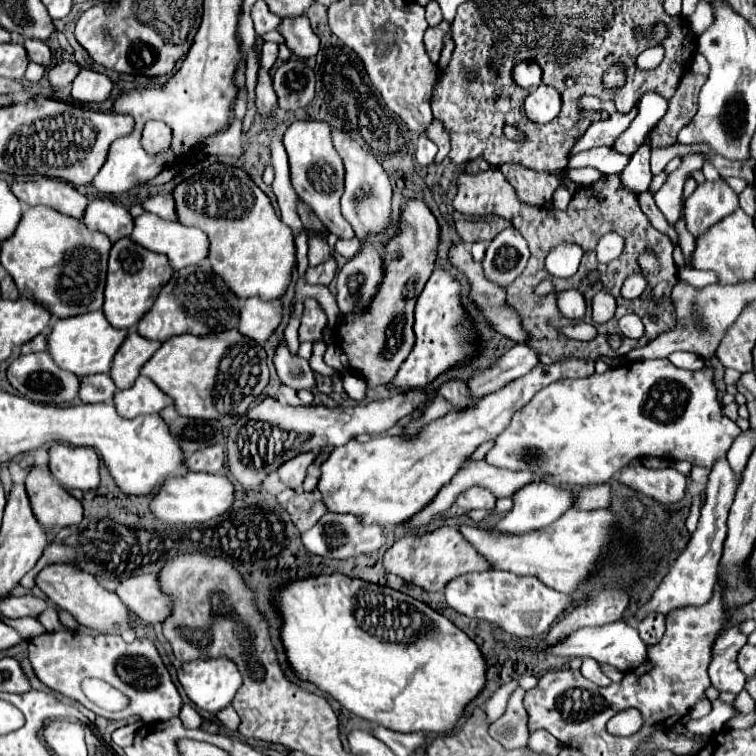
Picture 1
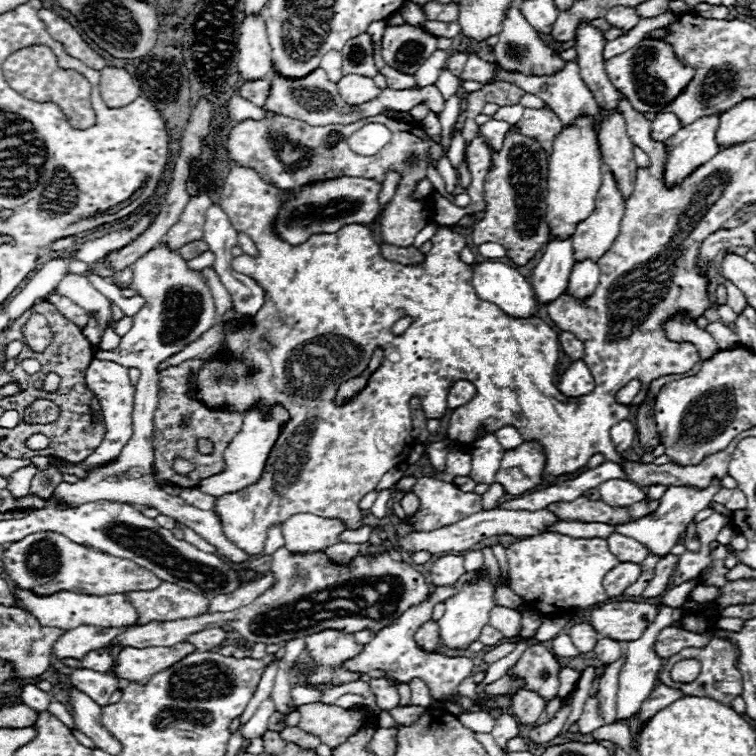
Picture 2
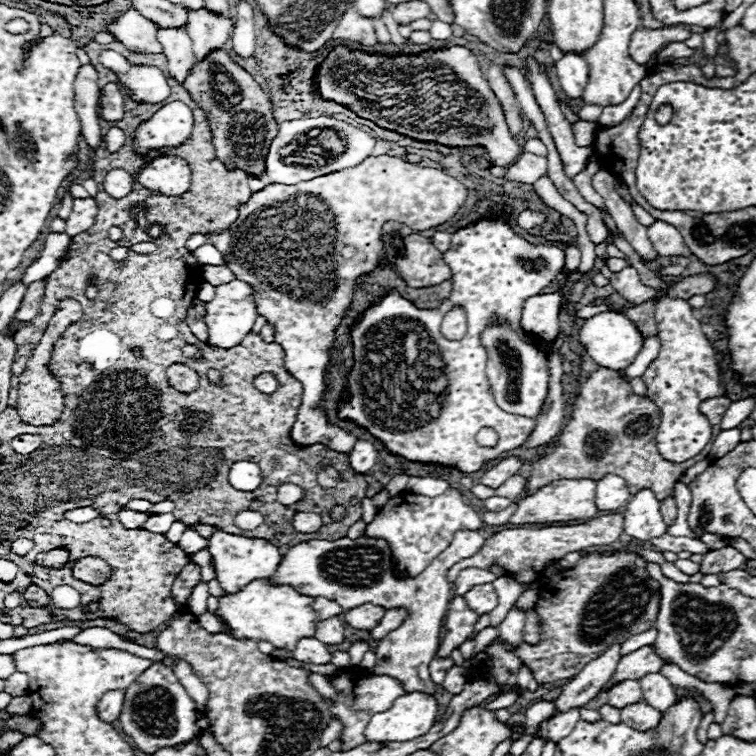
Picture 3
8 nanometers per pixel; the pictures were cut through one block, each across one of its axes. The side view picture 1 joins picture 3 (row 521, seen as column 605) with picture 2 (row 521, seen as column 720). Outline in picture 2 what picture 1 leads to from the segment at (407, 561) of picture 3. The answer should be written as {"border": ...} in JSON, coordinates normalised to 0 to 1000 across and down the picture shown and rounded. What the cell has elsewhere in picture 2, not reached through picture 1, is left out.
{"border":[[[556,632],[545,648],[556,659],[556,675],[537,690],[553,704],[571,704],[577,698],[603,693],[606,688],[638,675],[638,656],[611,651],[598,638]]]}

